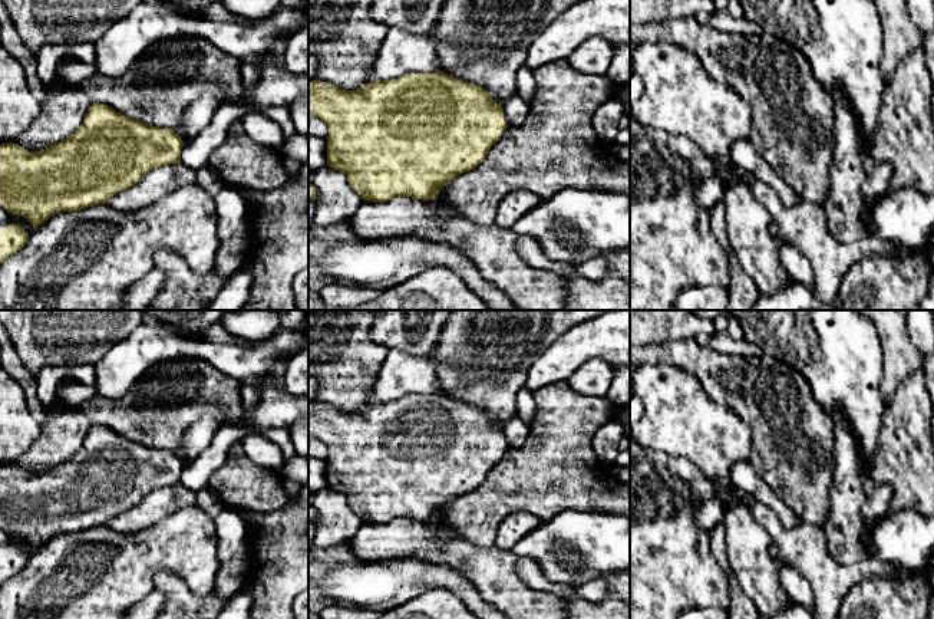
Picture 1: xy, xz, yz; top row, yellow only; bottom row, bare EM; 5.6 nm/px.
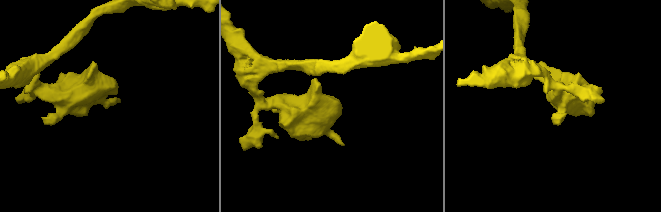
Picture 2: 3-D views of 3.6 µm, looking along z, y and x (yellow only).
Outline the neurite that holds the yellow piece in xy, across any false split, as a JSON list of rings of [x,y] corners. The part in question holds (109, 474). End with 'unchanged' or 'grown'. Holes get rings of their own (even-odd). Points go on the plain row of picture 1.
[[[92,425],[80,450],[69,460],[36,474],[7,464],[0,467],[0,529],[24,539],[34,550],[60,533],[80,533],[106,526],[115,516],[135,507],[149,493],[181,484],[184,464],[169,451],[125,438],[105,425]]]; unchanged

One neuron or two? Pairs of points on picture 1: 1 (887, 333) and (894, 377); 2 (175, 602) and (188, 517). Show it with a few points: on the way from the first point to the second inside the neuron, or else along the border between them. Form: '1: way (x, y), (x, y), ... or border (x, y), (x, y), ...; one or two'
1: way (894, 343), (894, 366); one
2: border (152, 579), (172, 570), (194, 593), (210, 593); two

